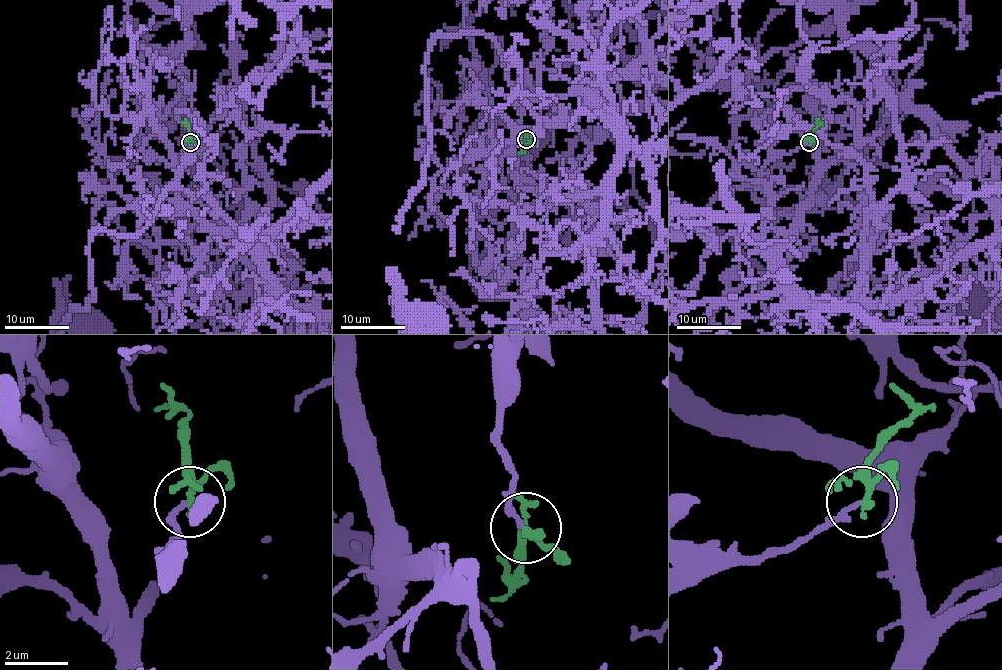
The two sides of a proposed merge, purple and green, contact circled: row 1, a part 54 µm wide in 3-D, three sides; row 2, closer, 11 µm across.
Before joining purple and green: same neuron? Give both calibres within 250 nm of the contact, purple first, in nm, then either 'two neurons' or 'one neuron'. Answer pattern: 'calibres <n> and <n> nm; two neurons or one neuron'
calibres 140 and 200 nm; one neuron

